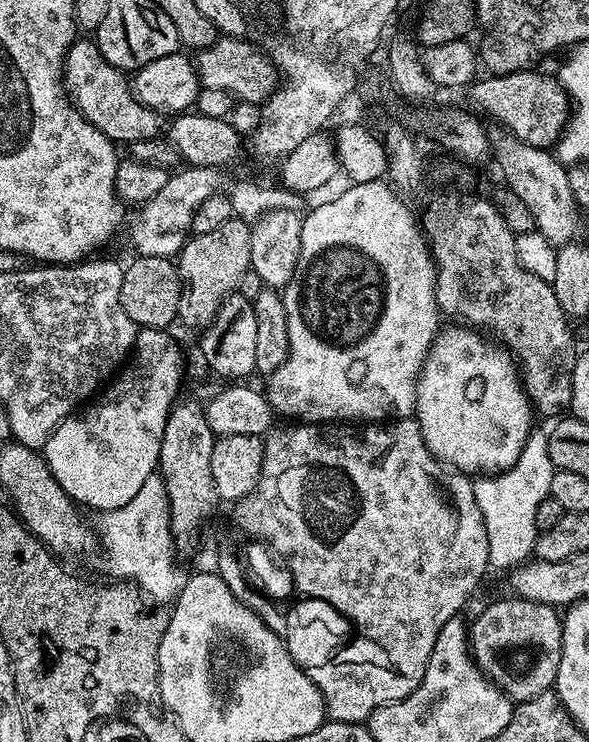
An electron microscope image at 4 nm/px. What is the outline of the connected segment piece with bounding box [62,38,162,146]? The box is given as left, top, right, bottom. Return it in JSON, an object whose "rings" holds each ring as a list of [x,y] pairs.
{"rings":[[[95,39],[73,40],[64,55],[62,87],[72,105],[84,115],[86,122],[102,130],[102,134],[106,134],[106,138],[110,138],[117,145],[130,146],[139,140],[149,140],[161,135],[161,113],[142,106],[142,102],[134,98],[129,77],[121,69],[106,62],[106,58],[102,58]]]}

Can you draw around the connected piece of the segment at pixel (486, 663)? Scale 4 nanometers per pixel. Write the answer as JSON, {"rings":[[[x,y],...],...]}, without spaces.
{"rings":[[[507,598],[508,600],[496,600],[489,608],[484,608],[476,616],[476,621],[471,621],[470,631],[468,634],[468,642],[470,645],[470,651],[472,653],[472,659],[476,661],[476,665],[479,666],[481,672],[513,702],[523,702],[534,698],[538,694],[549,691],[556,683],[556,675],[558,674],[558,666],[560,665],[560,655],[562,654],[562,634],[564,633],[564,626],[562,623],[562,616],[559,611],[553,605],[539,604],[536,600],[522,600],[519,598]]]}

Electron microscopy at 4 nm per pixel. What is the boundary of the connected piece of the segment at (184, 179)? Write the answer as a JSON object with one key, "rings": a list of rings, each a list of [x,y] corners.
{"rings":[[[184,166],[180,170],[177,176],[176,173],[169,175],[166,186],[162,186],[162,190],[158,190],[158,194],[154,194],[154,198],[150,198],[139,209],[140,217],[132,228],[136,256],[175,257],[192,232],[192,219],[198,206],[215,192],[221,191],[221,169]]]}

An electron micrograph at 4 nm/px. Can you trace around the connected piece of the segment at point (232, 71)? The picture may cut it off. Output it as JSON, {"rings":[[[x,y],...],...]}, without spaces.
{"rings":[[[220,36],[209,48],[202,48],[195,57],[196,75],[203,87],[231,92],[237,101],[245,100],[260,106],[278,87],[278,69],[271,55],[251,44],[251,39]]]}

